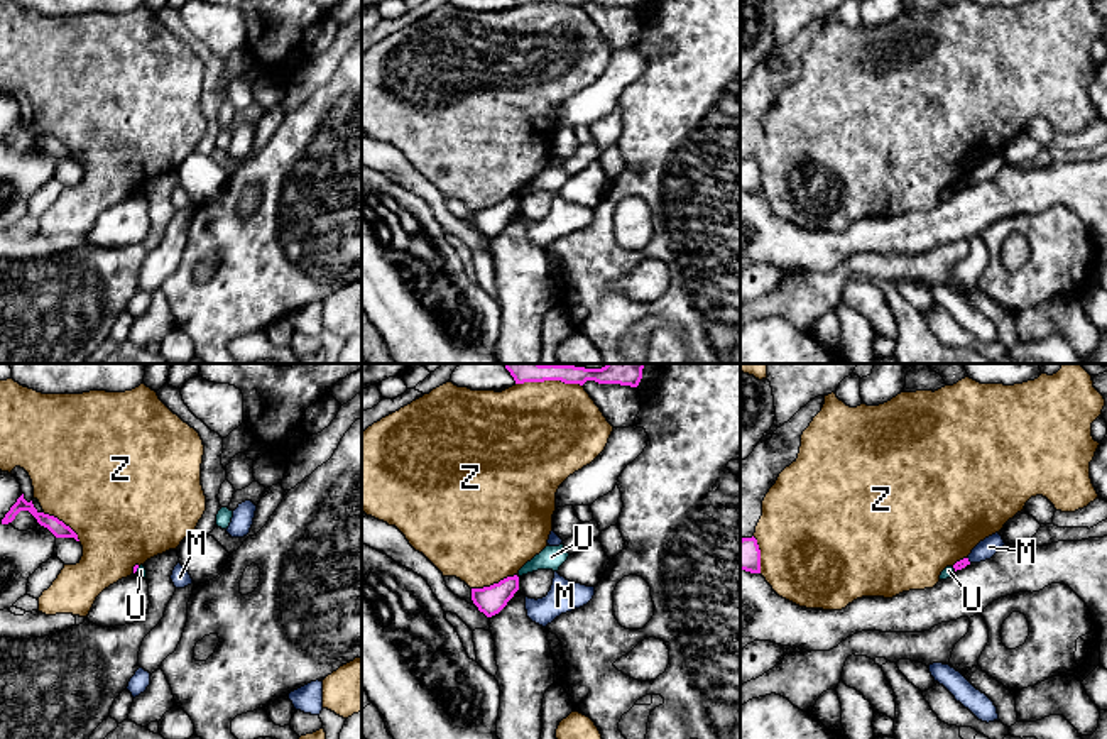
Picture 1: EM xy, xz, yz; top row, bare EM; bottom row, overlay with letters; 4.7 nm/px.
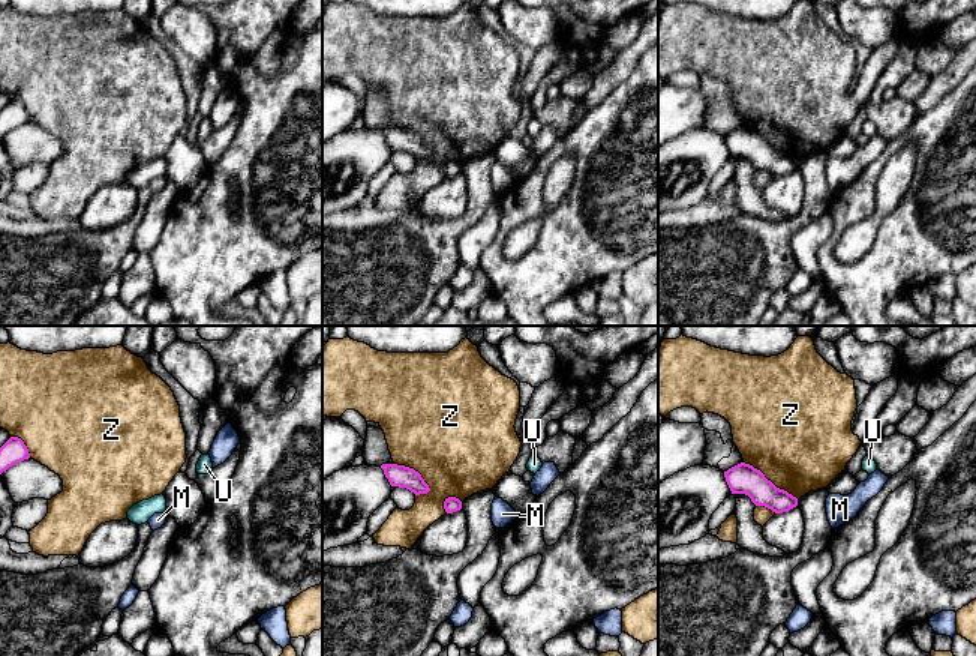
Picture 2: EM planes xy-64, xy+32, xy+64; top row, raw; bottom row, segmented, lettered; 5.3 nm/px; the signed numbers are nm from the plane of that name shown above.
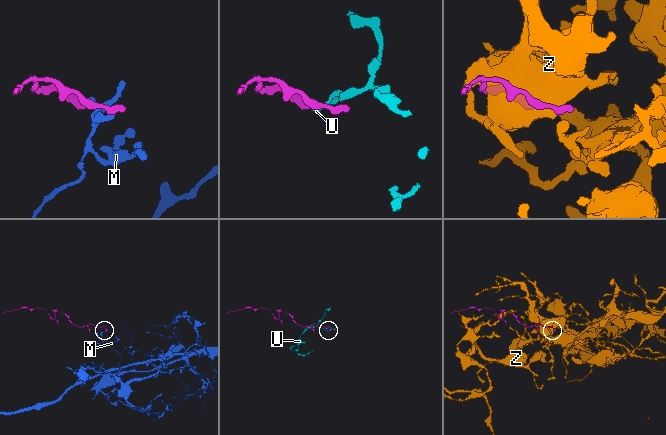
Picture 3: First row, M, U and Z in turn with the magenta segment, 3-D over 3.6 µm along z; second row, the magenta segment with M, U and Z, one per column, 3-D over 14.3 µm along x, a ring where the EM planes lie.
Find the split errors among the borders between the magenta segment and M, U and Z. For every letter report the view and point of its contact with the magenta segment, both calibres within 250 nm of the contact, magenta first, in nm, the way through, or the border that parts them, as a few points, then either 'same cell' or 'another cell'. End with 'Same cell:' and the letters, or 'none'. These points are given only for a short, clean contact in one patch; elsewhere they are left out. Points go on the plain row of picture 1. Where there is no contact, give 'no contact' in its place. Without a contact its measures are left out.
M: contact yz (967, 181); calibres 50 and 90 nm; border yz (967, 180), (970, 183); another cell
U: contact xy (137, 188); calibres 20 and 50 nm; border xy (139, 188), (136, 191); another cell
Z: contact xz (494, 205); calibres 140 and 480 nm; another cell
Same cell: none

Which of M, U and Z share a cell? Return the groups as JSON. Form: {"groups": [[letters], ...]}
{"groups": [["M"], ["U"], ["Z"]]}

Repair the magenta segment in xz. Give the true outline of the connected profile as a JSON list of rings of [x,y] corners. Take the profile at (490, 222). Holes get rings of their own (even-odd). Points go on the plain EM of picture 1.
[[[507,198],[483,210],[472,210],[472,222],[487,238],[499,235],[519,211],[519,198]]]

